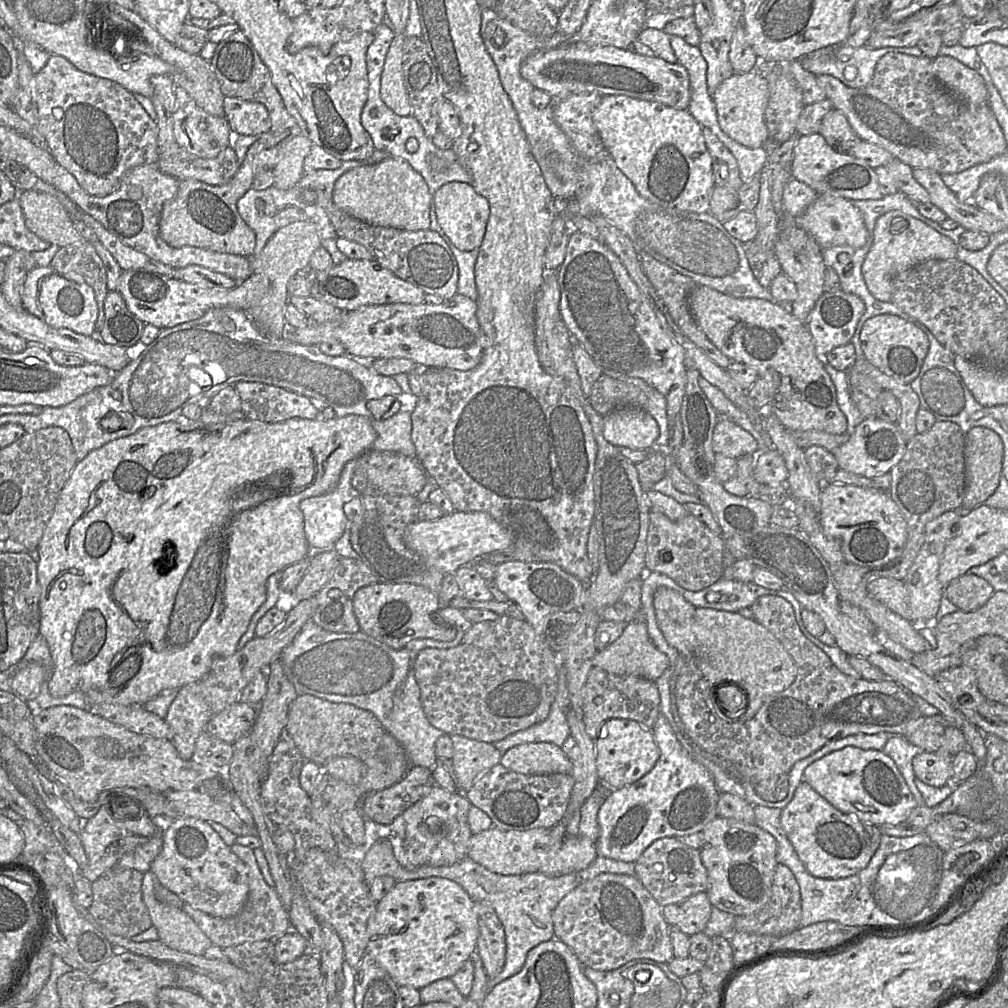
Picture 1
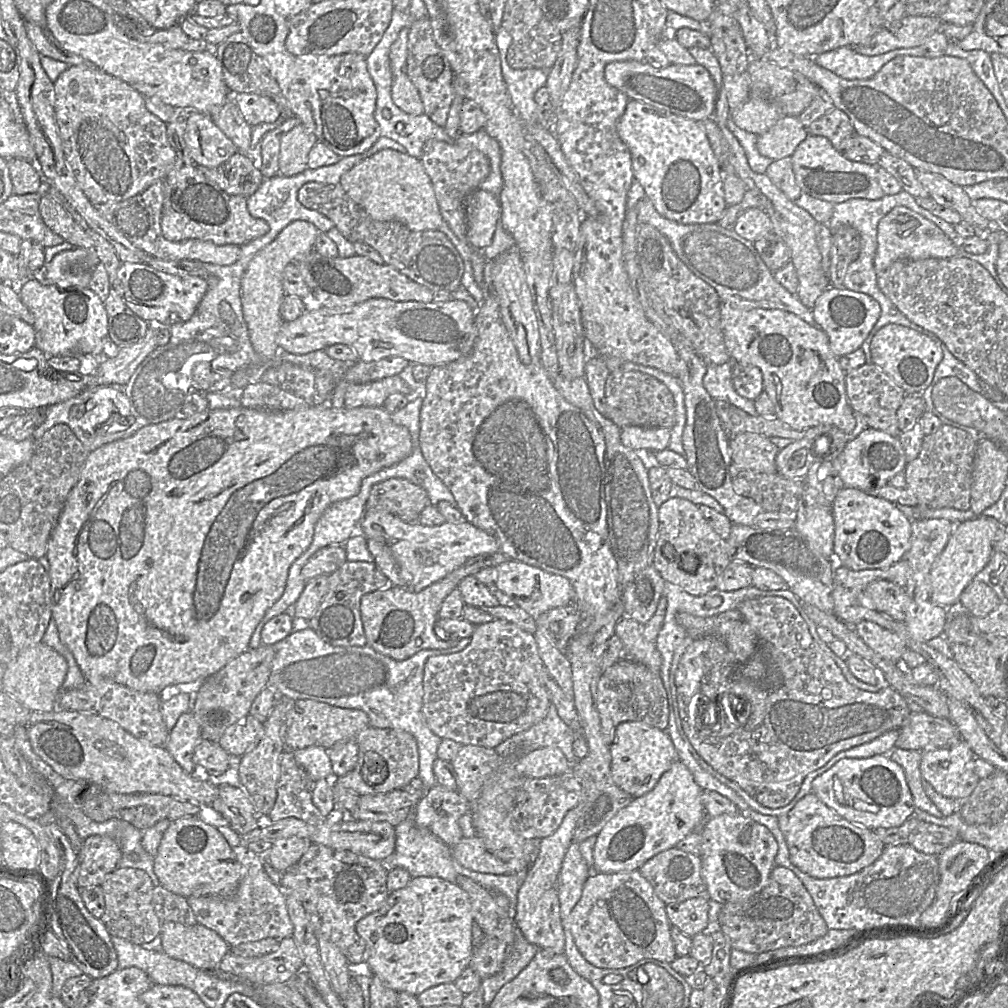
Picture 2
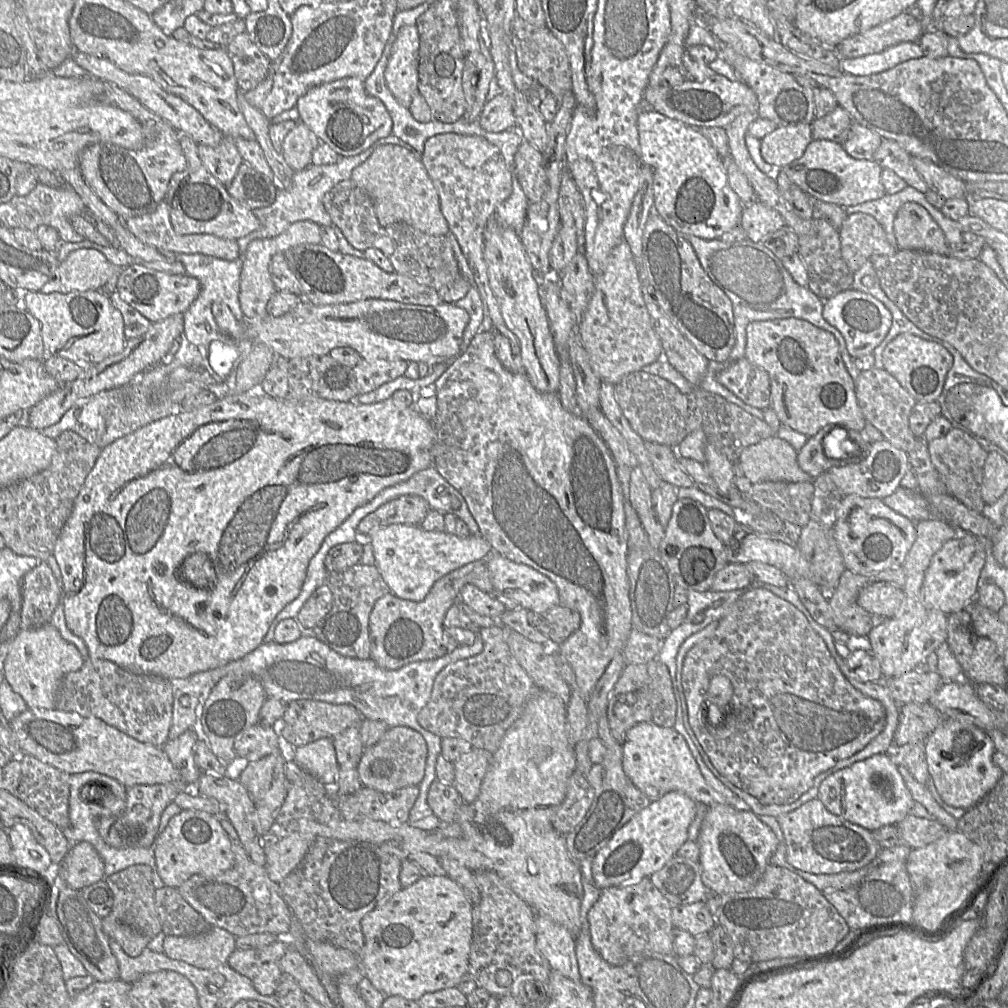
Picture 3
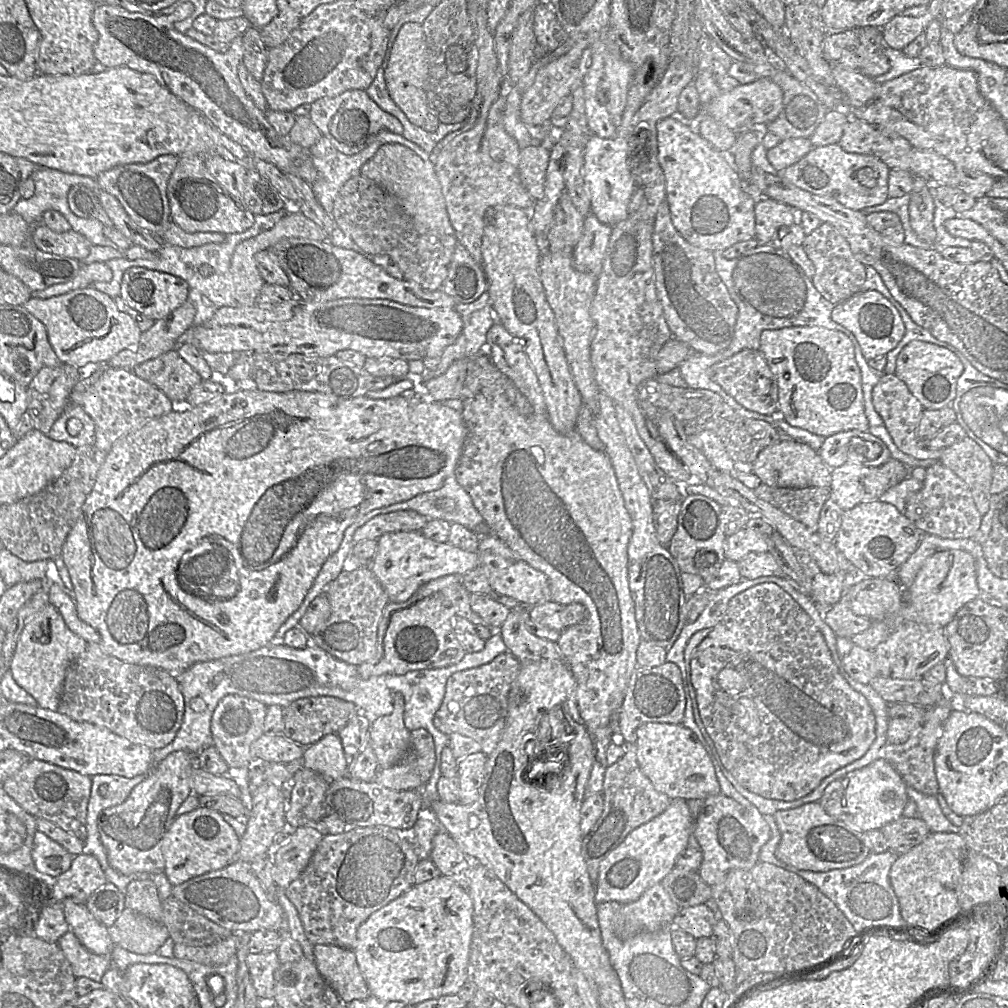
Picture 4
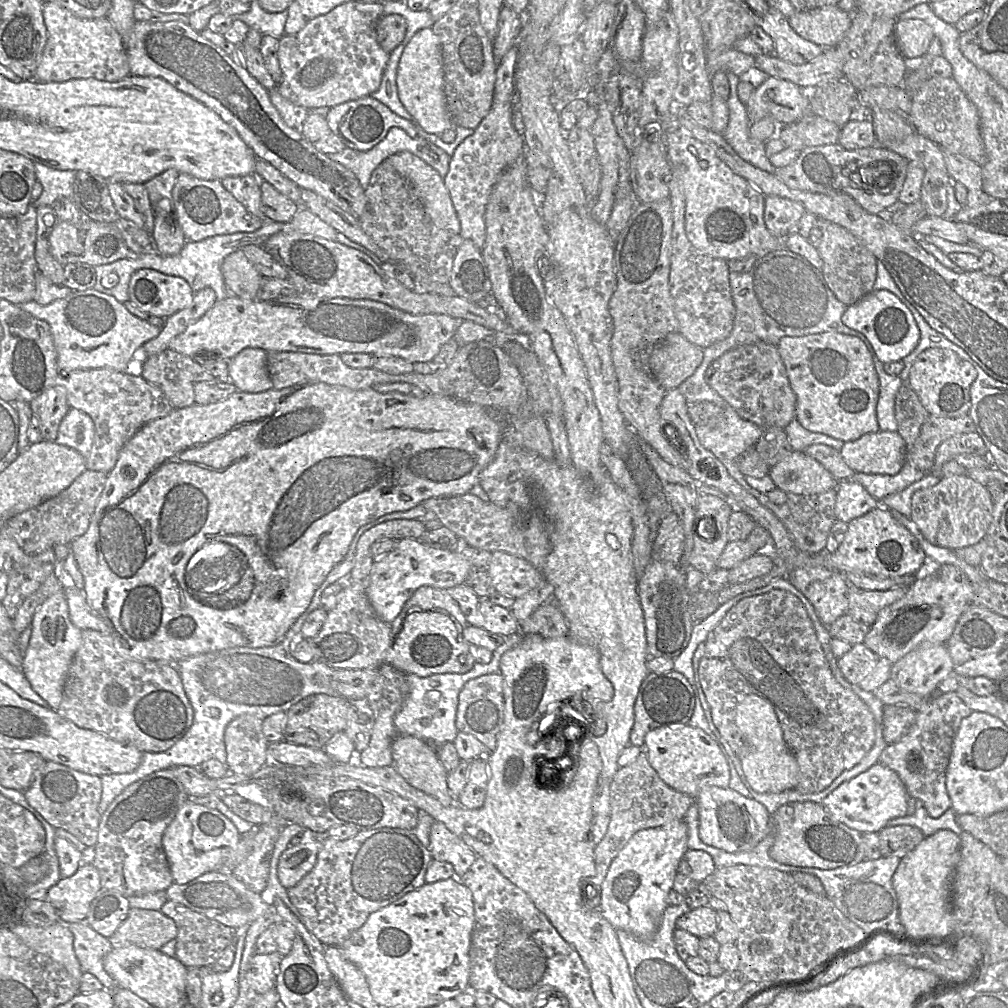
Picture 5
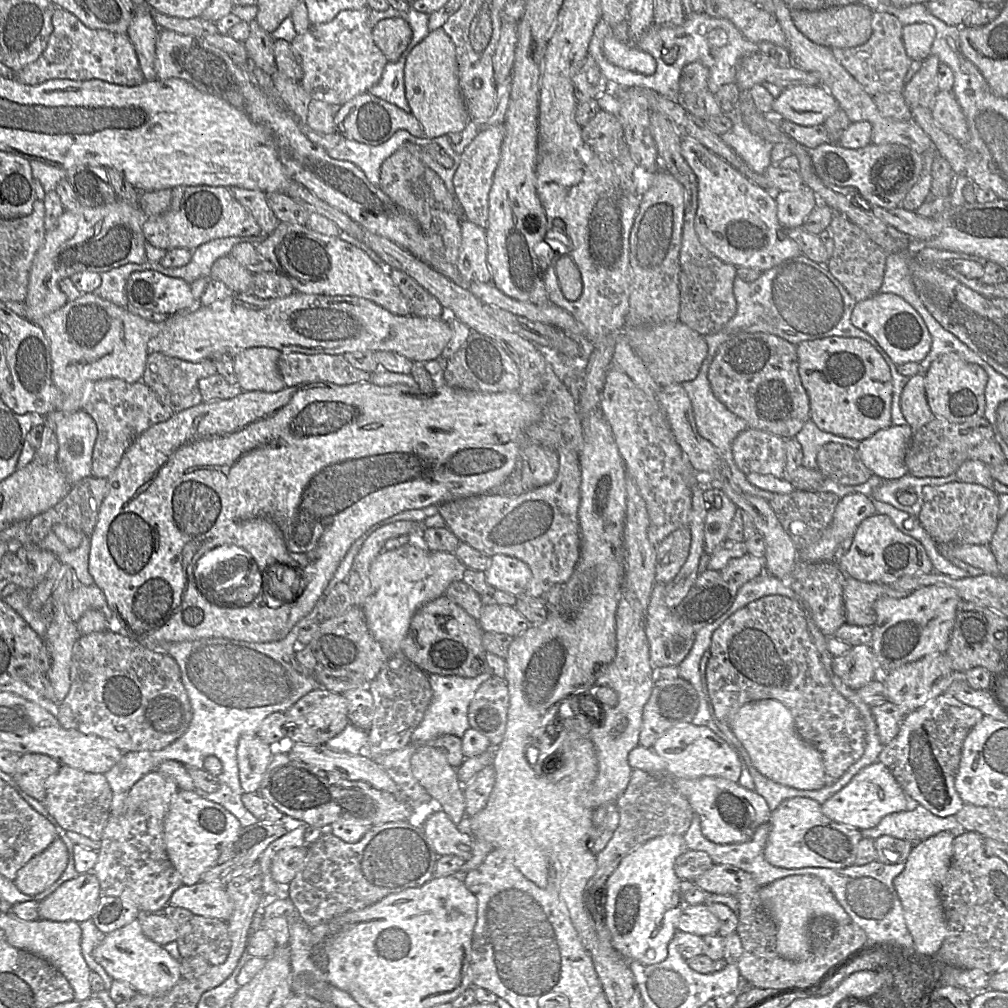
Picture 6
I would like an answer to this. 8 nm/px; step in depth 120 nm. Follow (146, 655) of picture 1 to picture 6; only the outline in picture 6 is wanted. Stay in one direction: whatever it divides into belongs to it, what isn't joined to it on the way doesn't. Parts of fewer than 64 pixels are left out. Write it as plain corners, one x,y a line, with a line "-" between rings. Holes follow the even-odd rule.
369,381
348,385
337,385
331,382
311,382
302,383
292,387
285,387
278,392
242,391
231,399
202,402
196,406
175,412
168,420
154,424
146,431
144,431
126,450
115,471
107,478
107,493
102,501
93,532
90,535
91,545
88,563
89,573
93,577
94,584
98,586
104,593
108,606
115,614
115,616
125,624
125,626
132,632
136,640
148,648
160,649
160,645
207,638
226,638
254,643
265,643
282,640
287,636
294,625
312,610
318,599
323,594
323,591
327,587
329,581
333,577
335,571
337,570
339,564
341,563
351,545
370,527
405,510
424,508
429,505
439,505
447,501
482,494
486,491
497,491
501,484
517,467
519,459
521,458
521,448
526,442
528,442
525,435
525,429
531,424
539,421
542,417
542,413
543,408
538,400
522,396
518,391
479,393
450,387
442,382
436,386
433,392
428,394
421,393
418,388
412,389
402,384
378,386
370,383
-
237,553
250,553
259,570
266,574
267,569
270,568
271,570
270,566
277,562
278,555
285,554
289,558
292,558
296,562
296,565
294,566
299,568
300,577
304,581
304,589
302,593
296,599
292,600
293,602
289,604
282,604
281,602
275,600
275,593
271,592
269,587
267,588
264,586
263,581
263,587
260,593
253,600
252,571
248,568
248,566
242,567
246,563
245,560
237,562
237,572
231,572
231,565
234,564
234,561
228,559

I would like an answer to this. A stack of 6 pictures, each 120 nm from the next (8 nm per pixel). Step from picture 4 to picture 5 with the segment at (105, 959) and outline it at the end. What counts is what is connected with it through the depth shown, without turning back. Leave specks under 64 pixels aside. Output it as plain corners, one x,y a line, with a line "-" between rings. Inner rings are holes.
88,923
66,924
74,937
73,947
83,973
94,975
108,991
117,988
115,980
106,972
104,957
113,949
114,942
96,932

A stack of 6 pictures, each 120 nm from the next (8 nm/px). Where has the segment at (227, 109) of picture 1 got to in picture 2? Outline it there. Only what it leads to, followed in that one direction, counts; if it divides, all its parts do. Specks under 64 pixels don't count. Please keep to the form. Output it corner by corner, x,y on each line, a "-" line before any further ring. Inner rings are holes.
235,93
234,102
250,126
272,123
281,117
279,106
266,96
254,93

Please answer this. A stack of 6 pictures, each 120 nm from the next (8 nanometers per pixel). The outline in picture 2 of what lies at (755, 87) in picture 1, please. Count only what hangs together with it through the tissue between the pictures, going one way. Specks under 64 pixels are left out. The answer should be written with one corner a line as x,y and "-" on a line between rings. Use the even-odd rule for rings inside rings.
749,97
732,113
730,119
738,128
759,136
774,126
783,116
777,104

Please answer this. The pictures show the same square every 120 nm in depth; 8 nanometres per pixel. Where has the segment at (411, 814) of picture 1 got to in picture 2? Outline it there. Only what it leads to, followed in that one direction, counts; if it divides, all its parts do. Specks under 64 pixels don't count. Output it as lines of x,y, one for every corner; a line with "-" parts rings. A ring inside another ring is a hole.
435,785
416,804
414,821
452,847
463,838
459,819
470,811
470,806
457,790

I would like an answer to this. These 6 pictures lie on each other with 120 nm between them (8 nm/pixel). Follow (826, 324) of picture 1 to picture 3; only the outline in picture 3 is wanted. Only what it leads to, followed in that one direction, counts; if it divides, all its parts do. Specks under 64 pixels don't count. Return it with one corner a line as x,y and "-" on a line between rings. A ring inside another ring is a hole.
849,289
824,301
822,315
843,336
849,355
853,358
872,354
885,339
892,324
891,312
870,294

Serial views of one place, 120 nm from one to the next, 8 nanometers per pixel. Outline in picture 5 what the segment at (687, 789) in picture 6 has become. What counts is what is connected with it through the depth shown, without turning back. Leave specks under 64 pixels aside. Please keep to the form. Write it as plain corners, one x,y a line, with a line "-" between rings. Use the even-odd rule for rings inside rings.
708,786
699,791
694,802
698,807
700,840
729,853
752,850
768,833
771,817
765,806
726,787

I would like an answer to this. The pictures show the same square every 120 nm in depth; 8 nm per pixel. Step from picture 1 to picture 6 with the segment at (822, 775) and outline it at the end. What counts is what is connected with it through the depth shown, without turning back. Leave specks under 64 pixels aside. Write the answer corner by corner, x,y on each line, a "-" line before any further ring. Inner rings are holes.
876,761
858,772
821,807
832,821
865,830
877,826
888,814
906,811
906,804
906,794
892,773
883,763

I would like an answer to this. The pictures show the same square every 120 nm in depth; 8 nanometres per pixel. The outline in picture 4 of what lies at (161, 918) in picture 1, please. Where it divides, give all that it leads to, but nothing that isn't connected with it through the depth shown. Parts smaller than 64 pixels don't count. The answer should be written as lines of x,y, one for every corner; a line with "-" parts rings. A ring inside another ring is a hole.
234,933
208,946
195,947
175,943
173,947
175,958
190,960
207,966
223,965
233,955
236,955
236,935

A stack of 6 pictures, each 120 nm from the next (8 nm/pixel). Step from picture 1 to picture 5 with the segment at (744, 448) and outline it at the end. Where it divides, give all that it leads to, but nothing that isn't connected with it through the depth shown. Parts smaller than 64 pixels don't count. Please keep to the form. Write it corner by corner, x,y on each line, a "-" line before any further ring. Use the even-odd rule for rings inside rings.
792,451
772,466
768,476
776,488
795,494
816,494
837,488
838,481
817,460

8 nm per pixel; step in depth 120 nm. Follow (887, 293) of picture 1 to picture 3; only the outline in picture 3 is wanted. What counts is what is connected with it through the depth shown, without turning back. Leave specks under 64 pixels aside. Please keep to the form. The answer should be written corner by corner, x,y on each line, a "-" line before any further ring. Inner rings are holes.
907,202
900,207
893,222
893,233
897,249
948,255
949,244
941,228
918,203

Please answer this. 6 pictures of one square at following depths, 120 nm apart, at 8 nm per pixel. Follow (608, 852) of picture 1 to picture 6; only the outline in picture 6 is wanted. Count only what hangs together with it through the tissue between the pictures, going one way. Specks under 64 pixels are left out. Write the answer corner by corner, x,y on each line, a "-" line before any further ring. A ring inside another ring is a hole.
682,835
653,838
629,853
605,884
604,924
611,944
626,960
644,965
663,962
673,940
676,922
686,905
674,871
676,859
686,852

